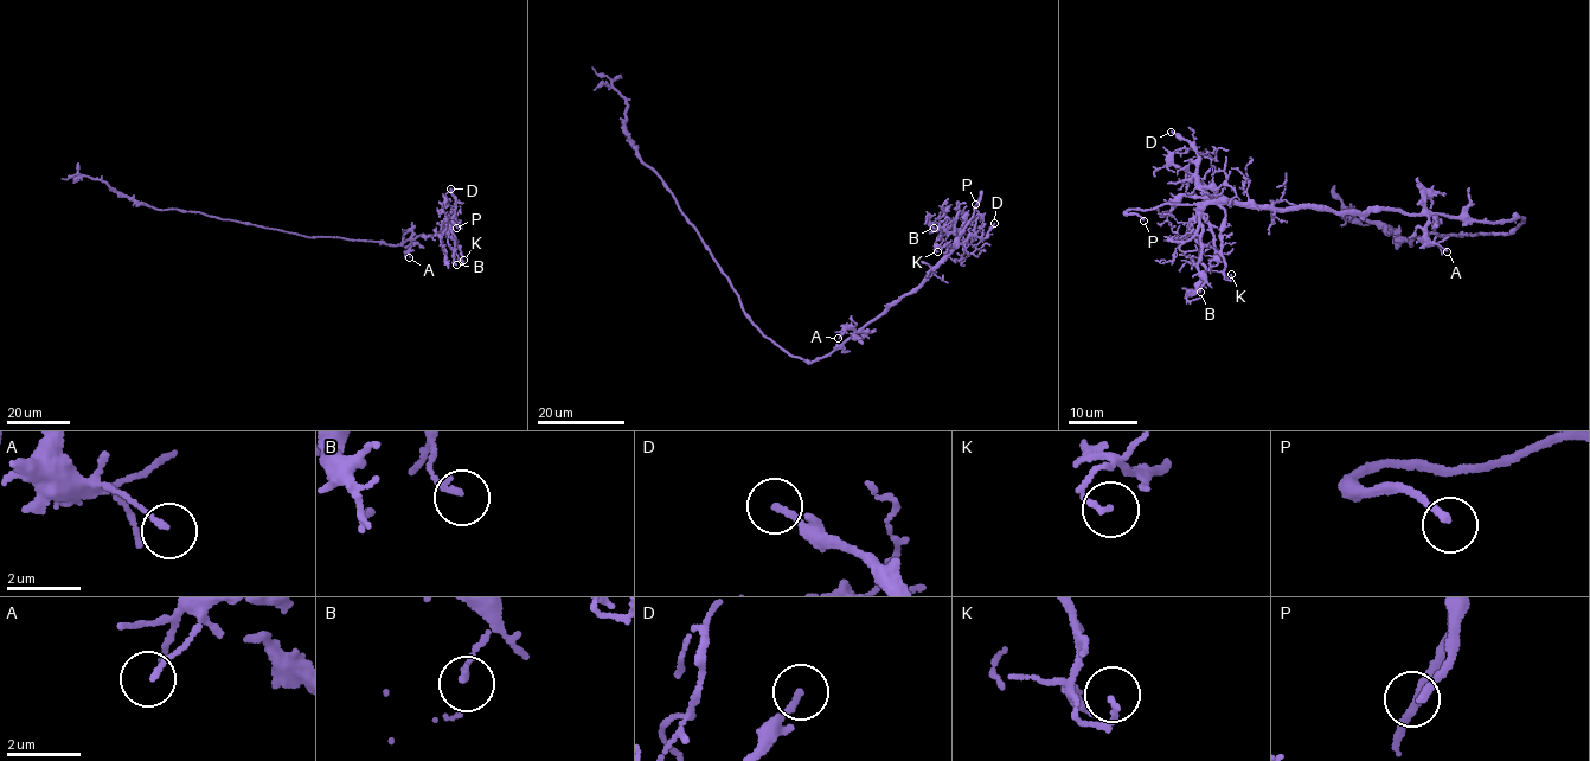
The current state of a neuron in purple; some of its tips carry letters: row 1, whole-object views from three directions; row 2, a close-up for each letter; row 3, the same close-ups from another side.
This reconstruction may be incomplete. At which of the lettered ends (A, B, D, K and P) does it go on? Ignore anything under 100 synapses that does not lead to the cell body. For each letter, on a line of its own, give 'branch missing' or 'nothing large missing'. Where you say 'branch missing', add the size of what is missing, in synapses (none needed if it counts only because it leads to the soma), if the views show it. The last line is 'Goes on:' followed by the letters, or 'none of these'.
A: nothing large missing
B: nothing large missing
D: nothing large missing
K: nothing large missing
P: branch missing
Goes on: P

